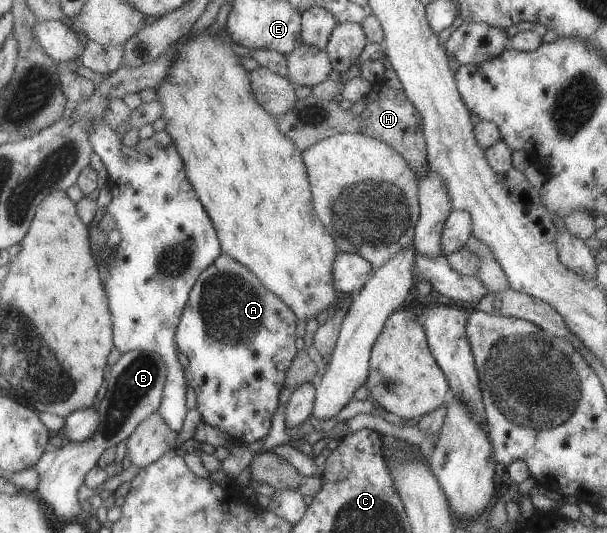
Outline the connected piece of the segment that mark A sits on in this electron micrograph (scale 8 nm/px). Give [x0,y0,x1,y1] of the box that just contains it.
[175,256,299,445]

